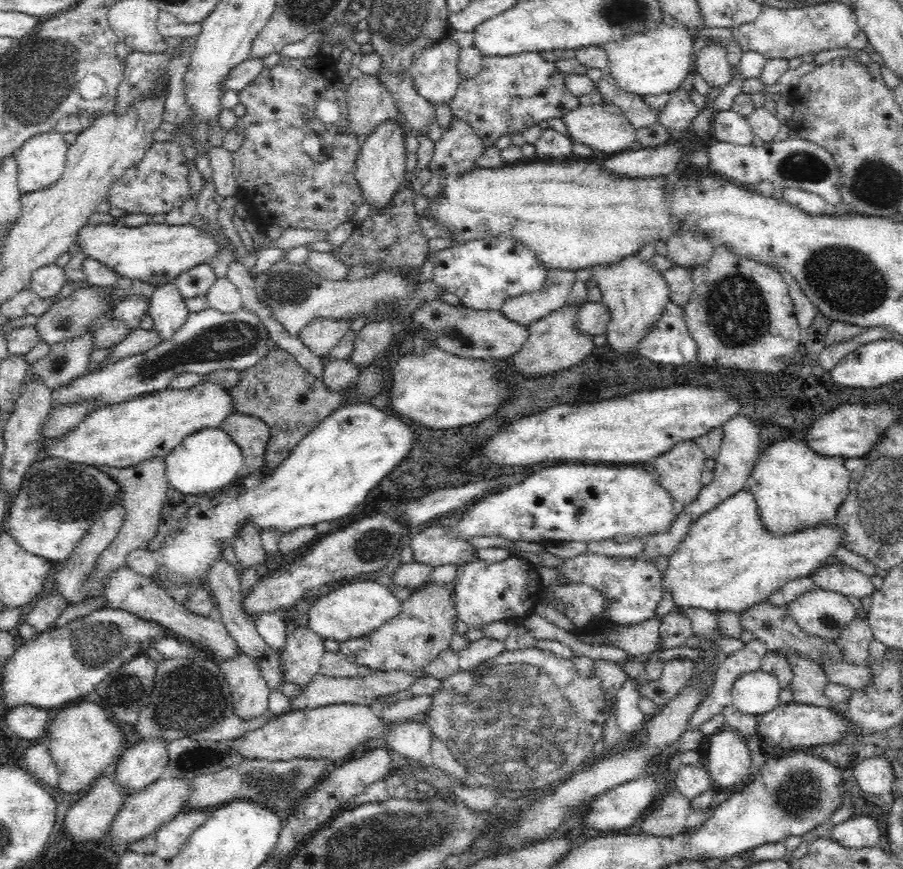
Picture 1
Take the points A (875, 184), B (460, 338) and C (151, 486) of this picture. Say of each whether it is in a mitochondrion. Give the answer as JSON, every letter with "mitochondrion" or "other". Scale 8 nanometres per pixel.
{"A":"mitochondrion","B":"mitochondrion","C":"other"}

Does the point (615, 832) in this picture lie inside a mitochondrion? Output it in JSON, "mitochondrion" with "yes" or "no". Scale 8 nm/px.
{"mitochondrion":"no"}

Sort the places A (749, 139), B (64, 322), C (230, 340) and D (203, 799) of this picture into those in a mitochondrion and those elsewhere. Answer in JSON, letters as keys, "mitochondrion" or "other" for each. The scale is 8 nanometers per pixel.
{"A":"other","B":"mitochondrion","C":"mitochondrion","D":"other"}

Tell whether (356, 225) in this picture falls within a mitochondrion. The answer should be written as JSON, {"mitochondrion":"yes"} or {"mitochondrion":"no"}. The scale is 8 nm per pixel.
{"mitochondrion":"no"}

